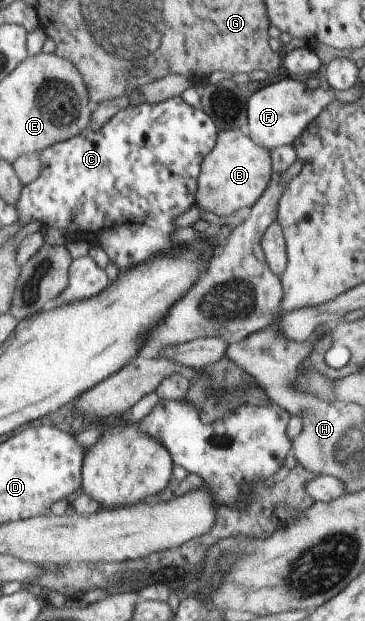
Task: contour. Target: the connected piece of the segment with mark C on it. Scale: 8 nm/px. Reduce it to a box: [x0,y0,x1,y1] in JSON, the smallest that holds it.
[16,96,220,272]

